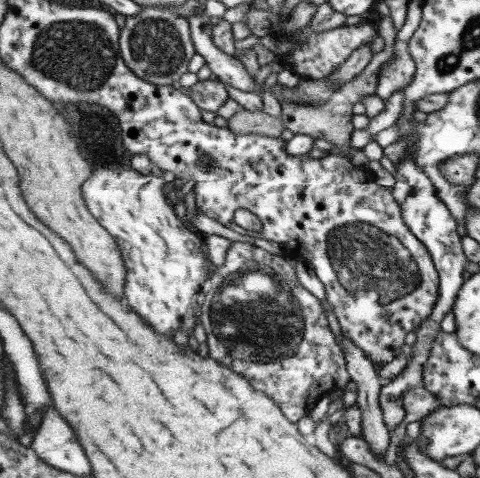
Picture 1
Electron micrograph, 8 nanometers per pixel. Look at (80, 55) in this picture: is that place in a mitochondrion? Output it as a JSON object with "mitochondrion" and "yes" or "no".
{"mitochondrion":"yes"}

